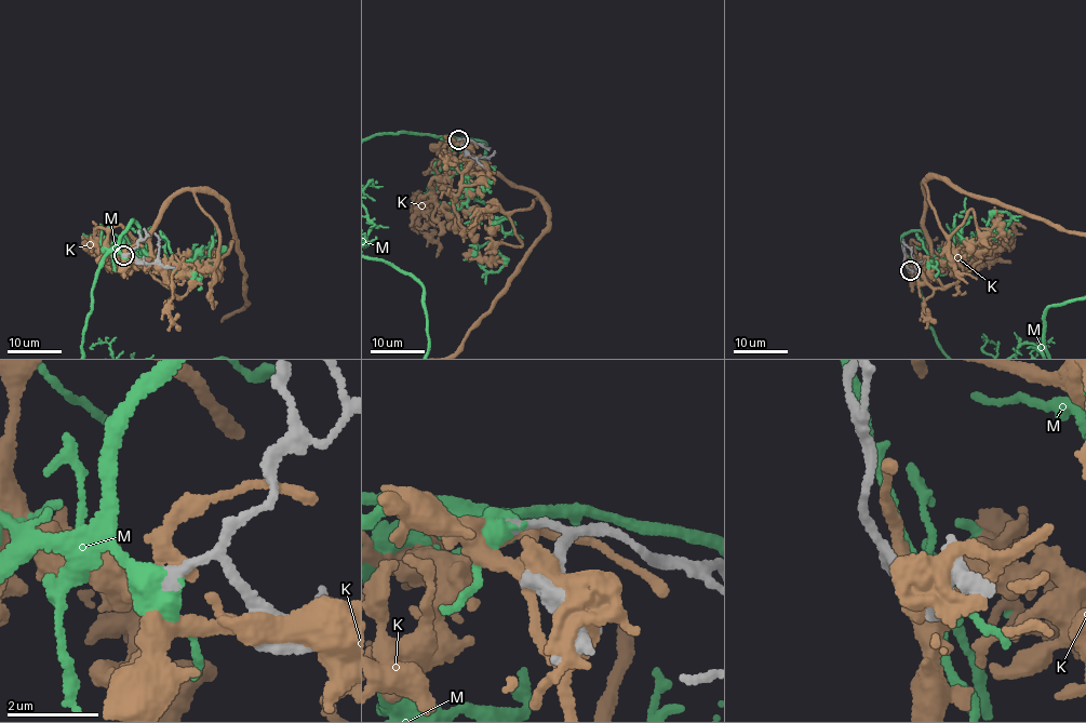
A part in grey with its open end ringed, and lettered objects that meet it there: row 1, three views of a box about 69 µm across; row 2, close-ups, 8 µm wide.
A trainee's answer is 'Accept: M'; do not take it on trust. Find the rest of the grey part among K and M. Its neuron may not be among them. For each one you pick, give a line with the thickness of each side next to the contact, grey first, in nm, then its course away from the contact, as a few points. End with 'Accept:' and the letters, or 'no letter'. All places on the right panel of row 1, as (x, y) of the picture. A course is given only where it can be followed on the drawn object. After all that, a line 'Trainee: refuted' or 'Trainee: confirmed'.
M: 360 nm thick on the grey side, 440 nm on the other
Accept: M
Trainee: confirmed

